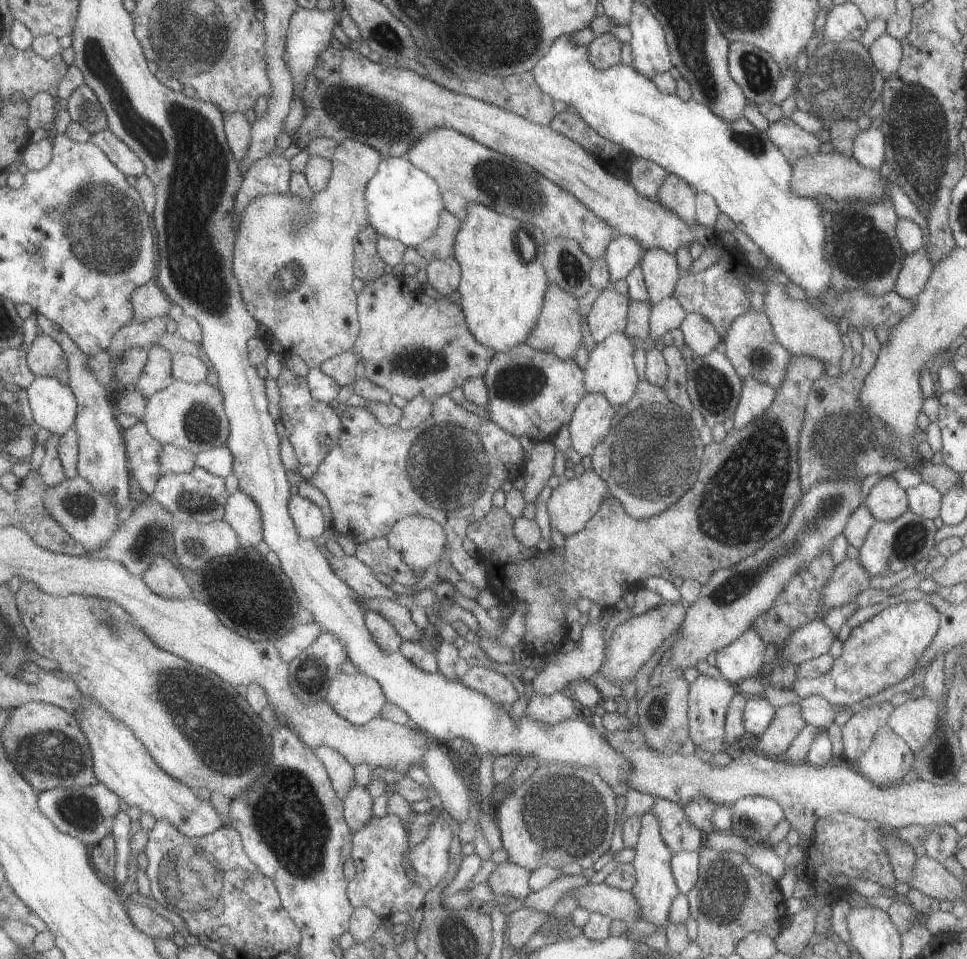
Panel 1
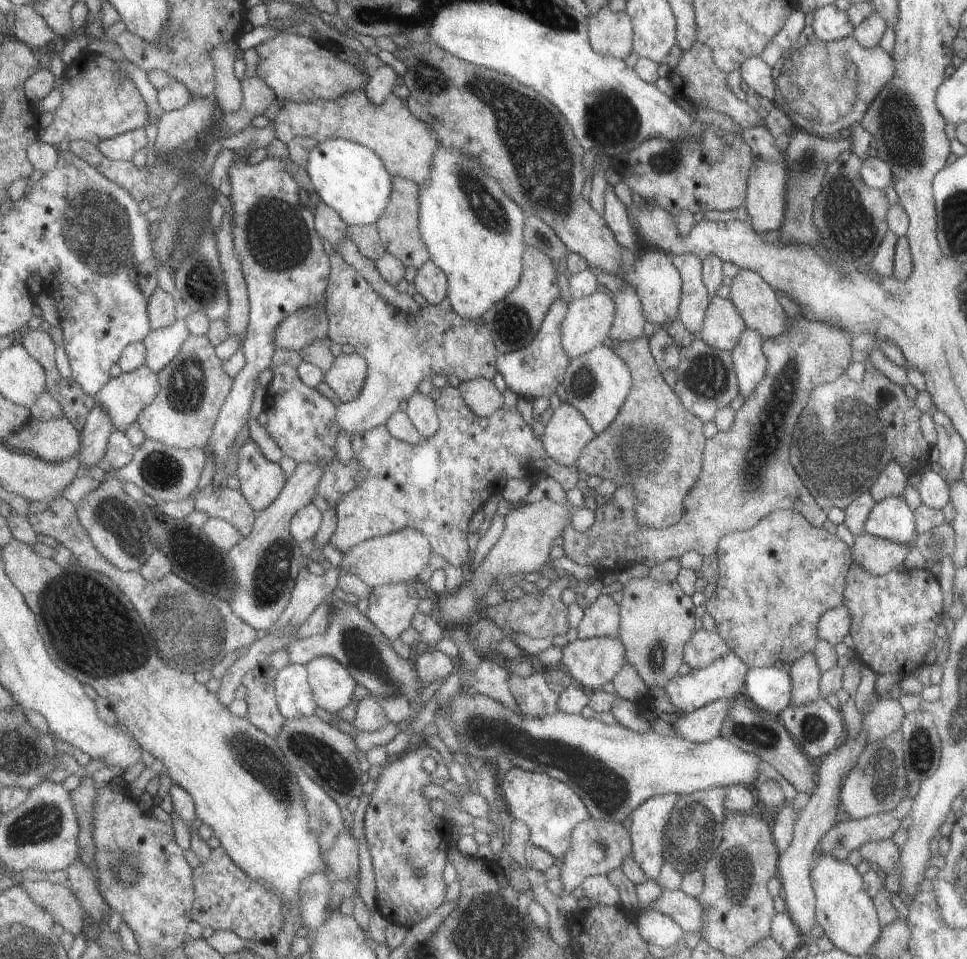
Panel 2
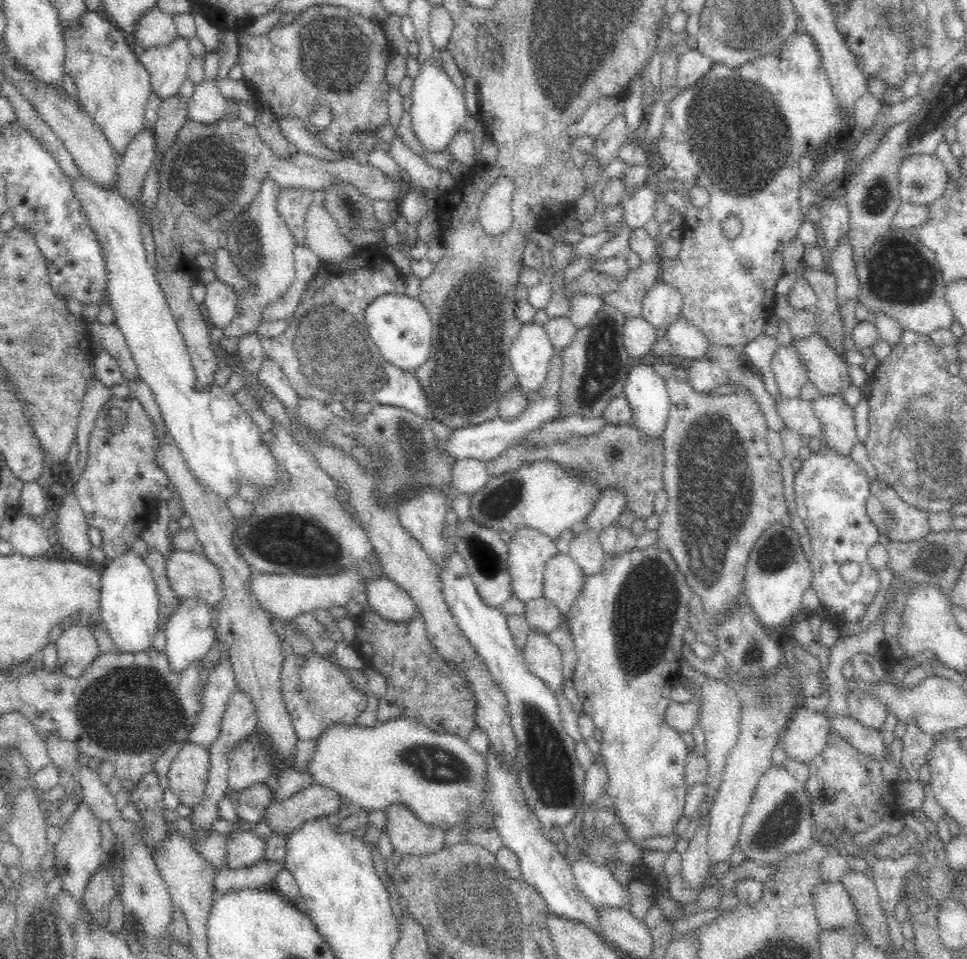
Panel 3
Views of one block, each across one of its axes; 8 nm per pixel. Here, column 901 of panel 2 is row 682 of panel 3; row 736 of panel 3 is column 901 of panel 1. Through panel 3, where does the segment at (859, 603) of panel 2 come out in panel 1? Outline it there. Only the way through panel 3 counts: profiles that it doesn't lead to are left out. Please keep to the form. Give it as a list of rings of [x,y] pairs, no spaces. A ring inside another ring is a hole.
[[[904,601],[888,605],[872,618],[850,630],[843,650],[831,668],[812,679],[796,677],[790,686],[799,699],[817,695],[830,705],[852,704],[910,678],[917,659],[938,629],[938,612],[925,601]]]

